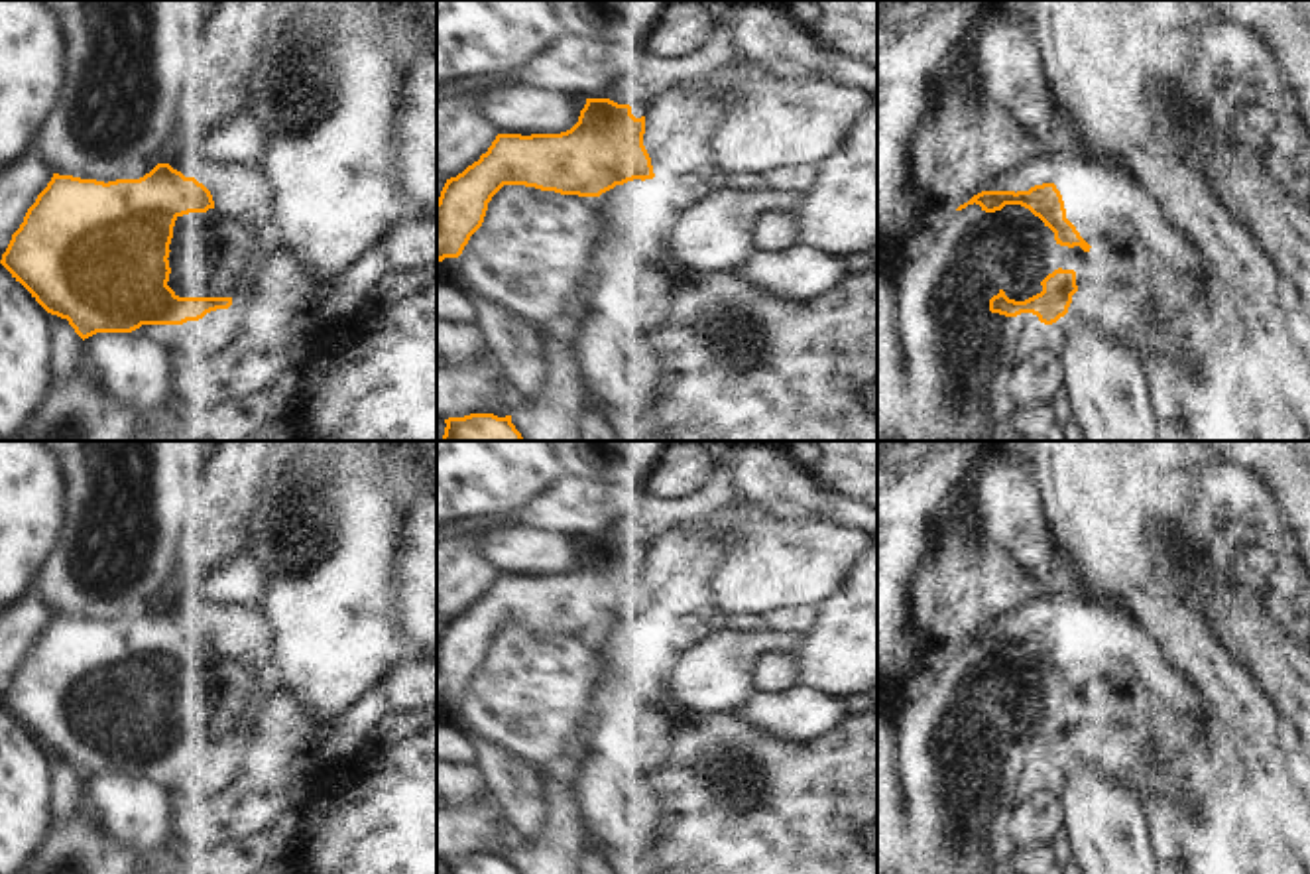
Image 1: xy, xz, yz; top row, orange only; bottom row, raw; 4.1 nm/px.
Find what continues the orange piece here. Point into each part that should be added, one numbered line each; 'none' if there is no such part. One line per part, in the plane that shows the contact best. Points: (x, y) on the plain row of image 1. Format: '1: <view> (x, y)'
none.

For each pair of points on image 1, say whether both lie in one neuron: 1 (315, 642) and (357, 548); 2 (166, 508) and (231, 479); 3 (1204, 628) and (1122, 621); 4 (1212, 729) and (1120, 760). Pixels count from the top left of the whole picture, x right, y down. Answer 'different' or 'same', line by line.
1: same
2: different
3: different
4: same

